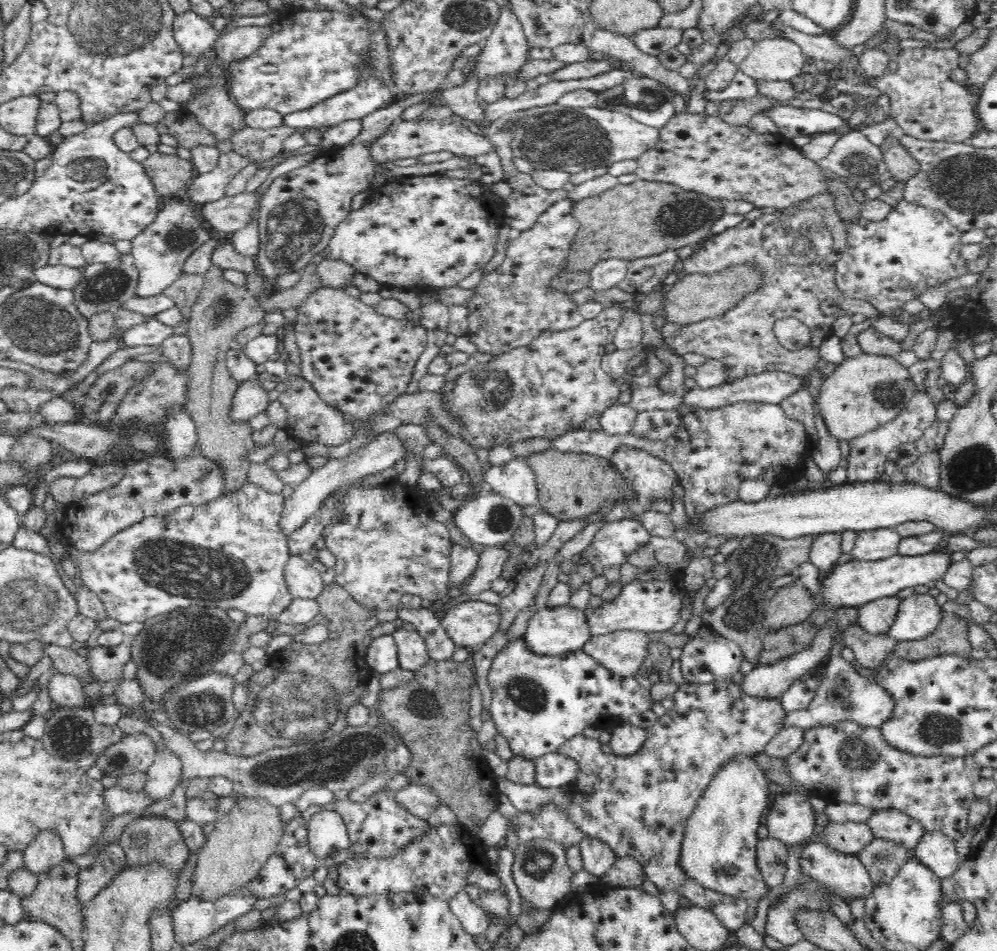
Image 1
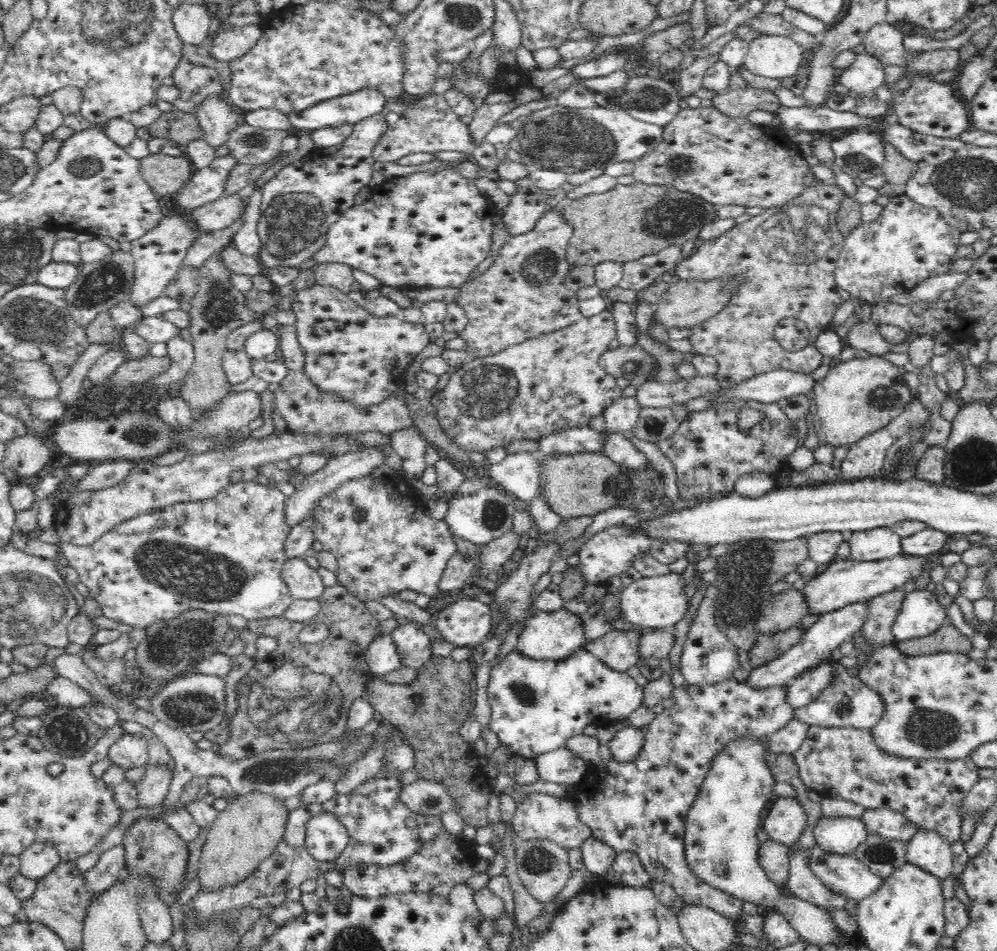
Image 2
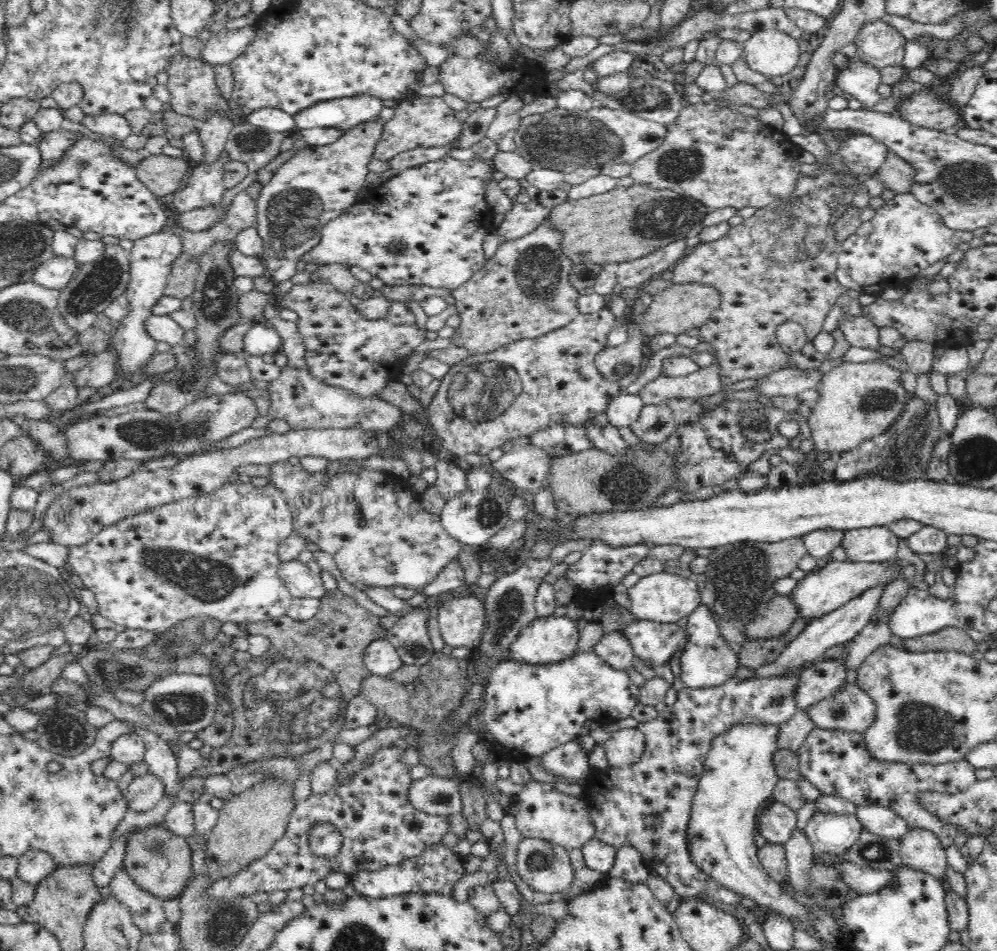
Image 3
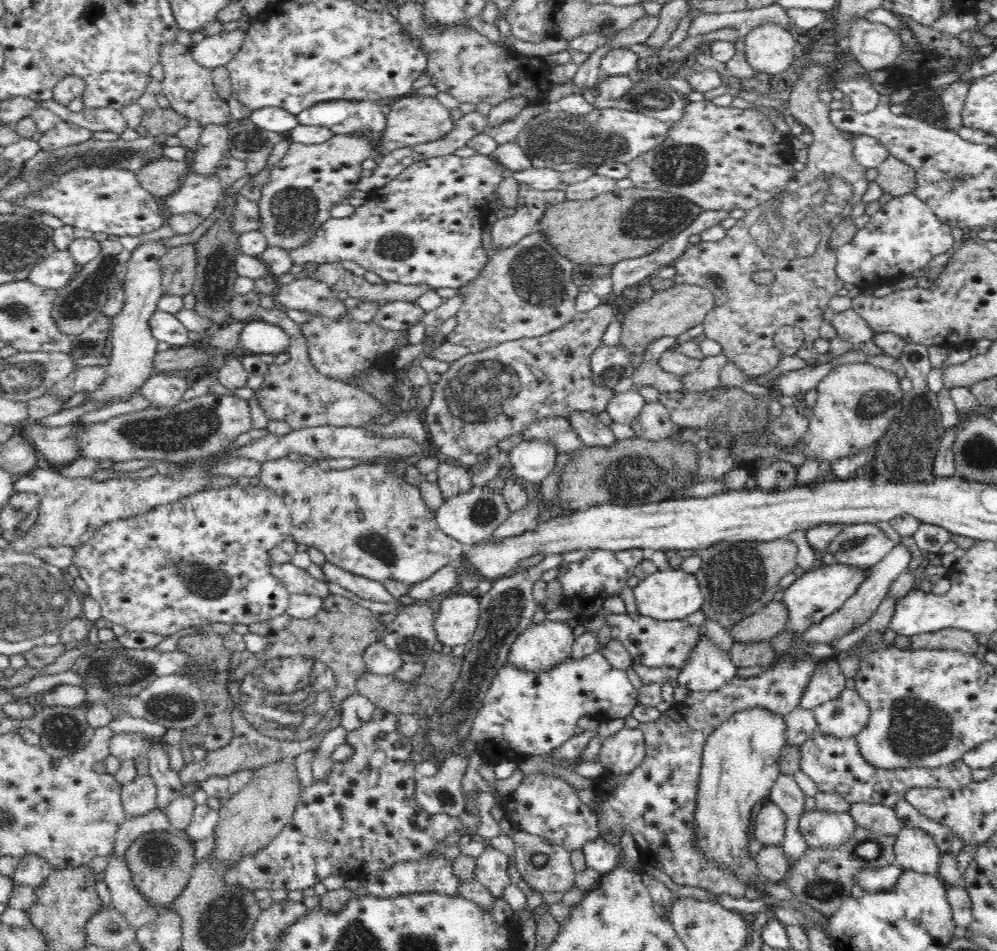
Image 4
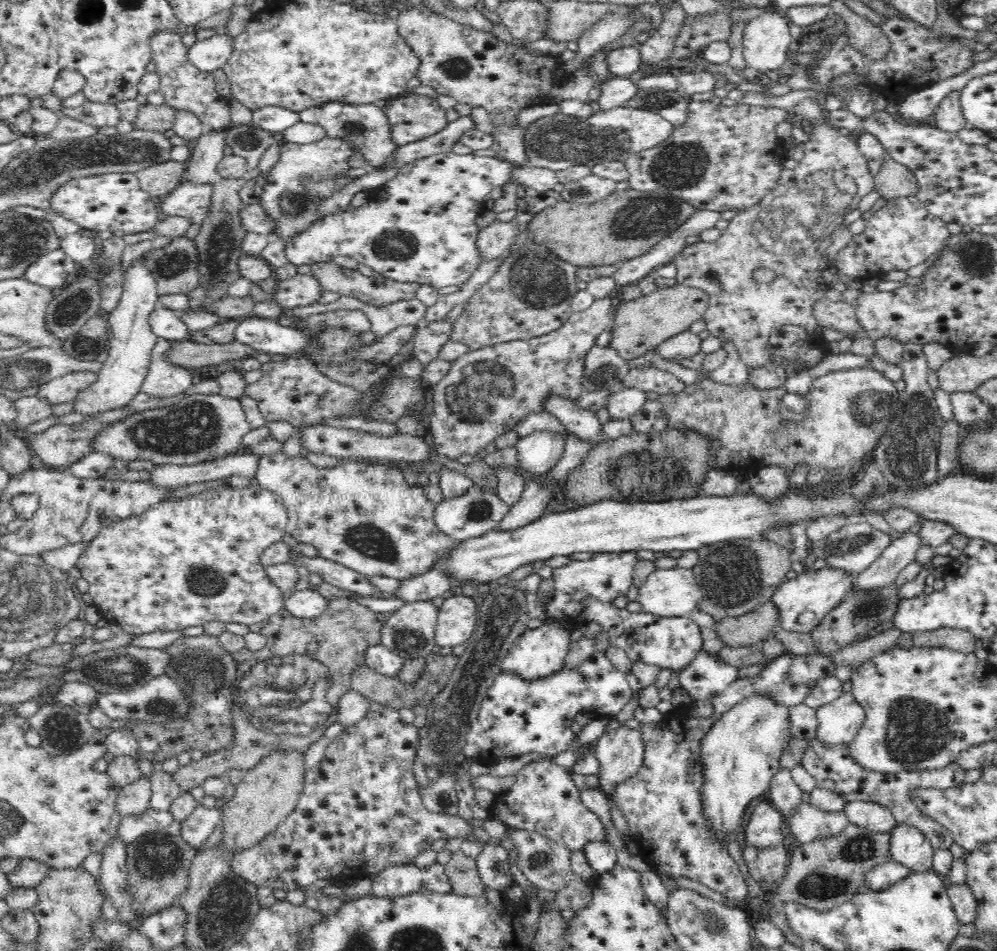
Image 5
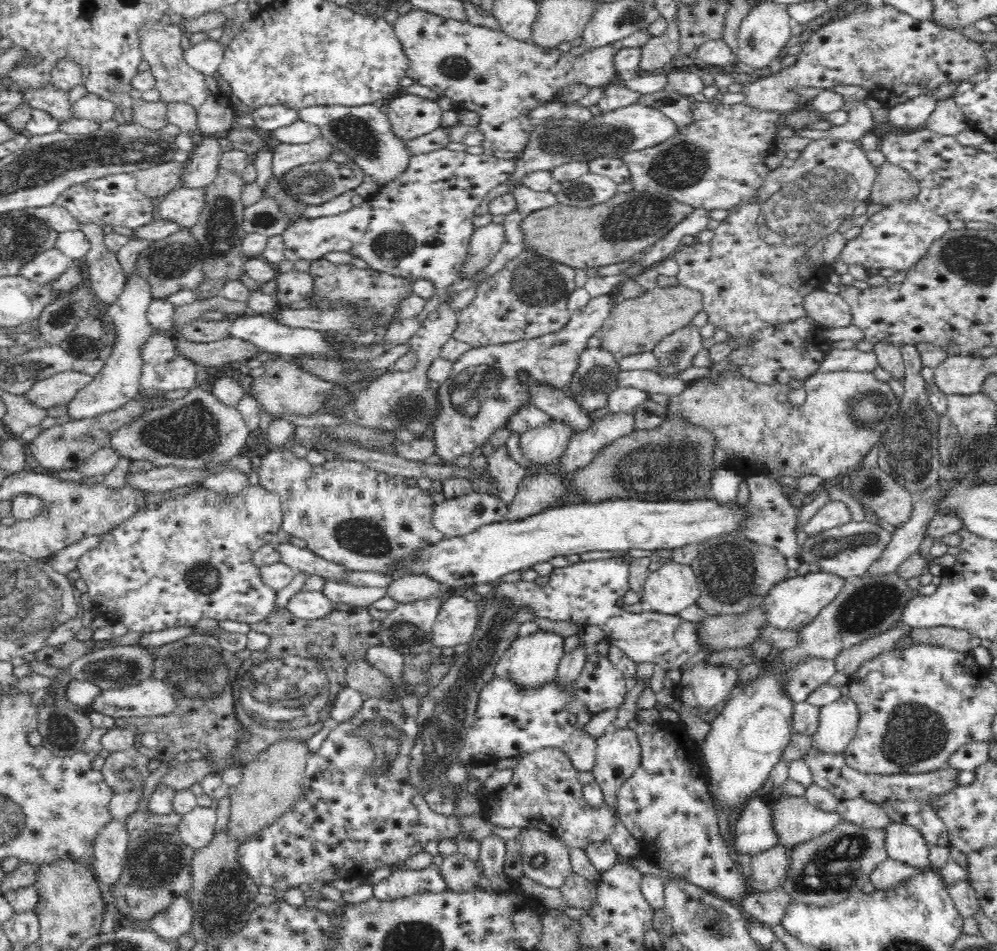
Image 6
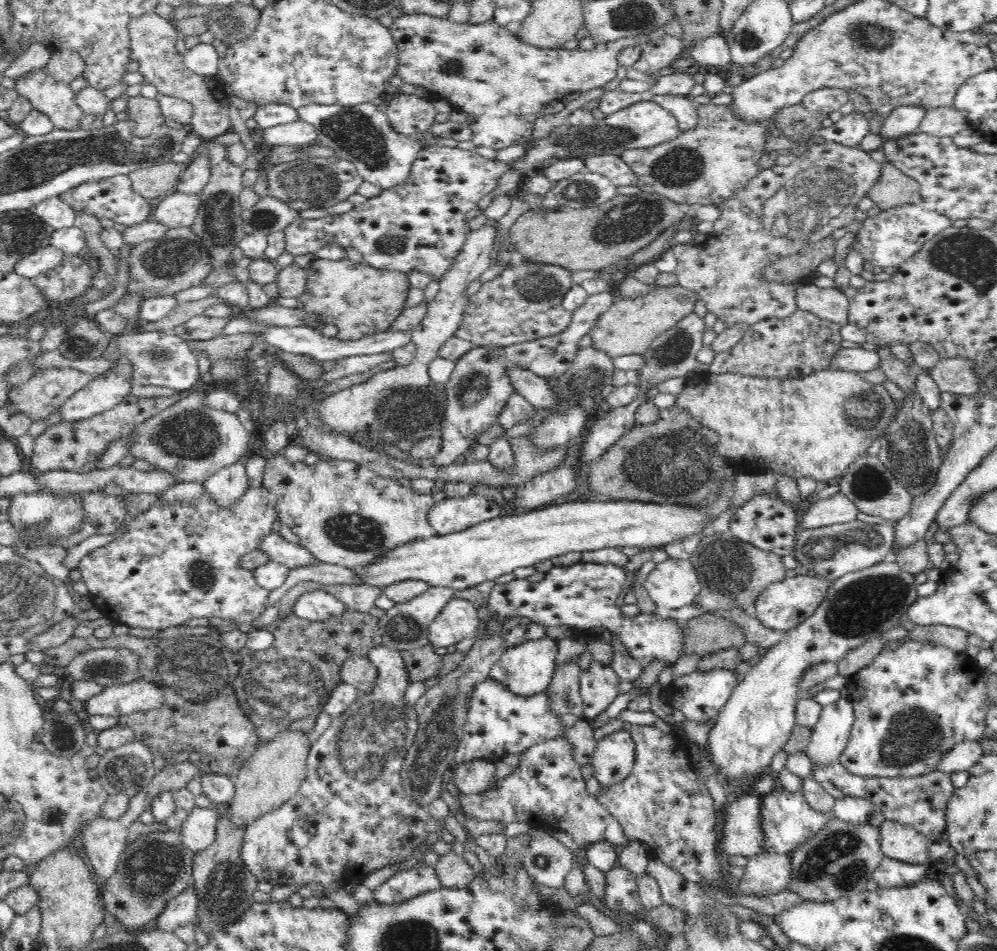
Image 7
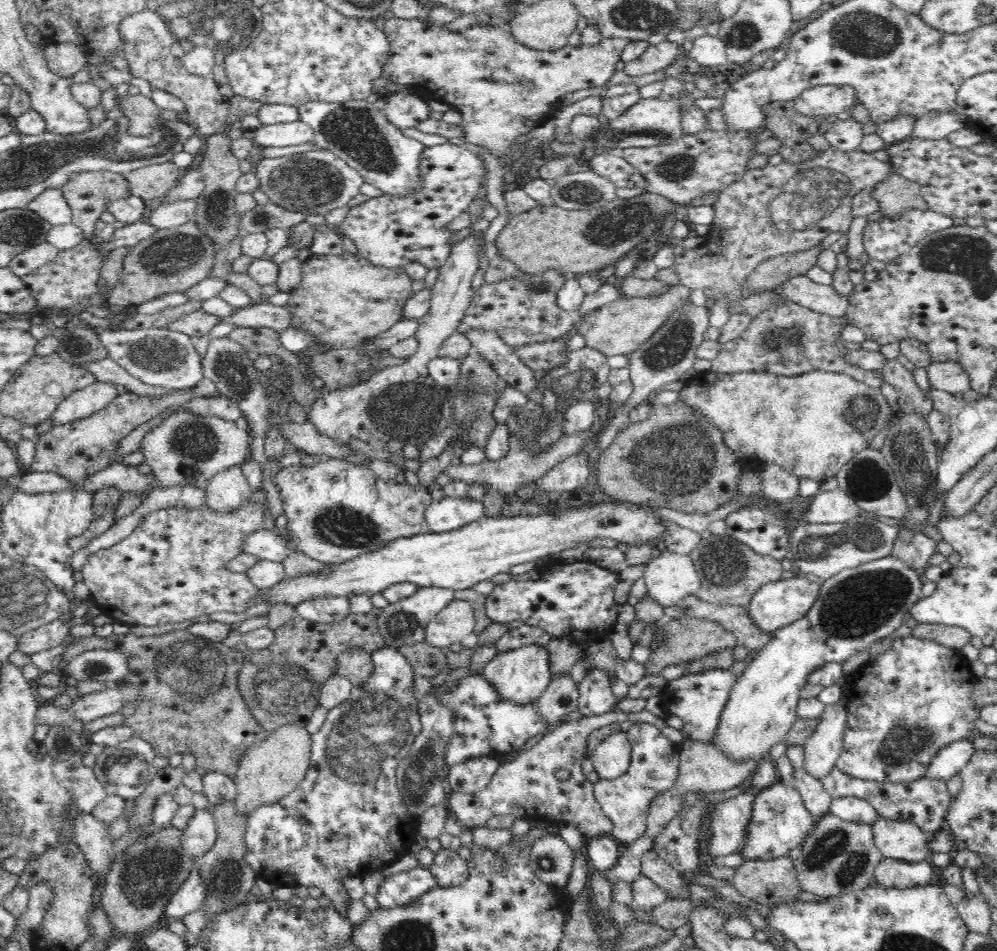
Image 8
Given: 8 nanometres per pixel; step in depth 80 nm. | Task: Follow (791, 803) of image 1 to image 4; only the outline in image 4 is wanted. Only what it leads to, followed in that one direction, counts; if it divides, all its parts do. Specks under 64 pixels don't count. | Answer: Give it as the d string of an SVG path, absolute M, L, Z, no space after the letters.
M766 801L752 824L750 839L758 840L764 847L779 846L783 844L785 832L784 813L771 801Z

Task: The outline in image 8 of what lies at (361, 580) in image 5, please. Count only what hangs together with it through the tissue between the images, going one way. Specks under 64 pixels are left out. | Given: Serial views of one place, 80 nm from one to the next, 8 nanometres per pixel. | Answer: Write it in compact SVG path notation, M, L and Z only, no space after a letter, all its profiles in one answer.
M255 530L243 538L241 552L257 560L281 562L287 553L285 542L271 530Z

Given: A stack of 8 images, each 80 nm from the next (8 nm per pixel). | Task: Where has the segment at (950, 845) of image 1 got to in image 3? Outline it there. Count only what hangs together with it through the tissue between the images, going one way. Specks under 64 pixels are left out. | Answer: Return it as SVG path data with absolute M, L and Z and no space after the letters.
M909 829L899 839L901 865L909 866L941 879L945 873L947 857L936 835L923 829Z

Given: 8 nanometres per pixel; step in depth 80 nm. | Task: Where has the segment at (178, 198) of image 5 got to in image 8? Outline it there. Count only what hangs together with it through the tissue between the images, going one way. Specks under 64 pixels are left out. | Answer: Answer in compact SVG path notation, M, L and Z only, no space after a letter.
M197 199L164 202L146 218L146 221L156 231L182 226L193 221L196 208Z

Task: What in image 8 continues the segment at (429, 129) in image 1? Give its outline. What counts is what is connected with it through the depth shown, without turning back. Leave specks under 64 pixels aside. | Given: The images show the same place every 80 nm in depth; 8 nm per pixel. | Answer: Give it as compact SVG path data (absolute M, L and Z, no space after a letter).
M412 92L384 95L384 115L400 130L416 128L430 114L426 101Z

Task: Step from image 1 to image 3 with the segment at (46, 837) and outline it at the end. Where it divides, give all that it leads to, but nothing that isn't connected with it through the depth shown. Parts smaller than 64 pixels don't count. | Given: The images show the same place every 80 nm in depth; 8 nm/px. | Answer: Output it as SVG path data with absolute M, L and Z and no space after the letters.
M28 850L18 859L16 877L31 885L40 884L57 867L45 852L39 850Z

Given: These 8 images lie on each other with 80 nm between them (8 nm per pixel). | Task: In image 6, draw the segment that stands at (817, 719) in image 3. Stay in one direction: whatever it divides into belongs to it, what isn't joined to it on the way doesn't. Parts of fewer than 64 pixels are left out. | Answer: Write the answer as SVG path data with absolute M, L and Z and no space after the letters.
M849 696L821 708L818 730L813 735L814 751L822 755L842 755L856 734L860 714Z

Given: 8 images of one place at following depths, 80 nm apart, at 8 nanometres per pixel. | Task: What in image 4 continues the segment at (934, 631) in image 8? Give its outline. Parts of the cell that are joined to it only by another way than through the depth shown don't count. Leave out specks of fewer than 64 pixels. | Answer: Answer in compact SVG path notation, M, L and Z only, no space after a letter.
M940 629L936 632L915 634L910 637L910 648L950 649L974 655L978 648L976 636L962 629Z

